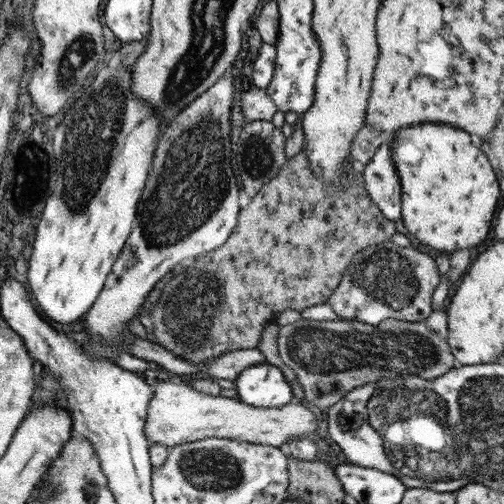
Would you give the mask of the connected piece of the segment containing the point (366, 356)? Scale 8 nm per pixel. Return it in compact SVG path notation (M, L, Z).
M445 309L432 310L431 315L421 322L403 322L385 318L375 326L357 322L315 321L297 318L296 322L278 327L276 345L281 360L295 373L296 379L303 387L304 398L321 410L335 404L350 390L363 386L366 382L378 380L397 380L397 376L418 376L423 380L433 380L456 366L446 341Z

